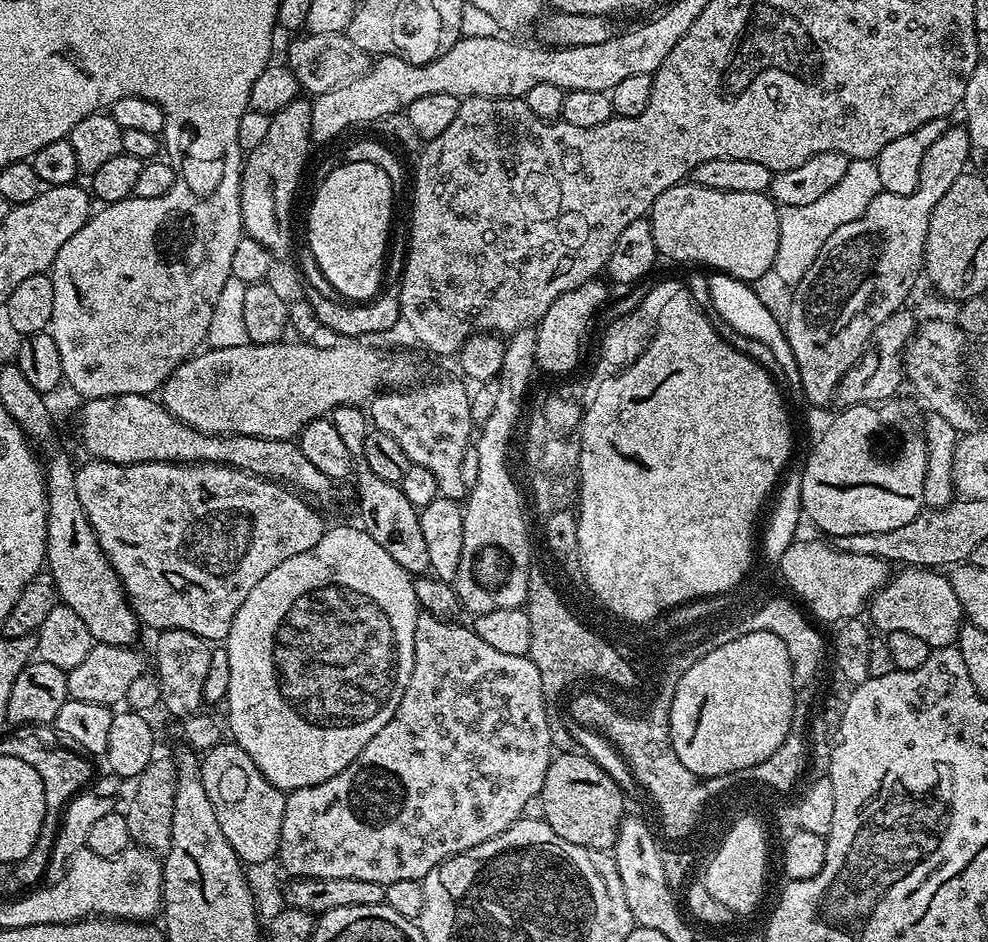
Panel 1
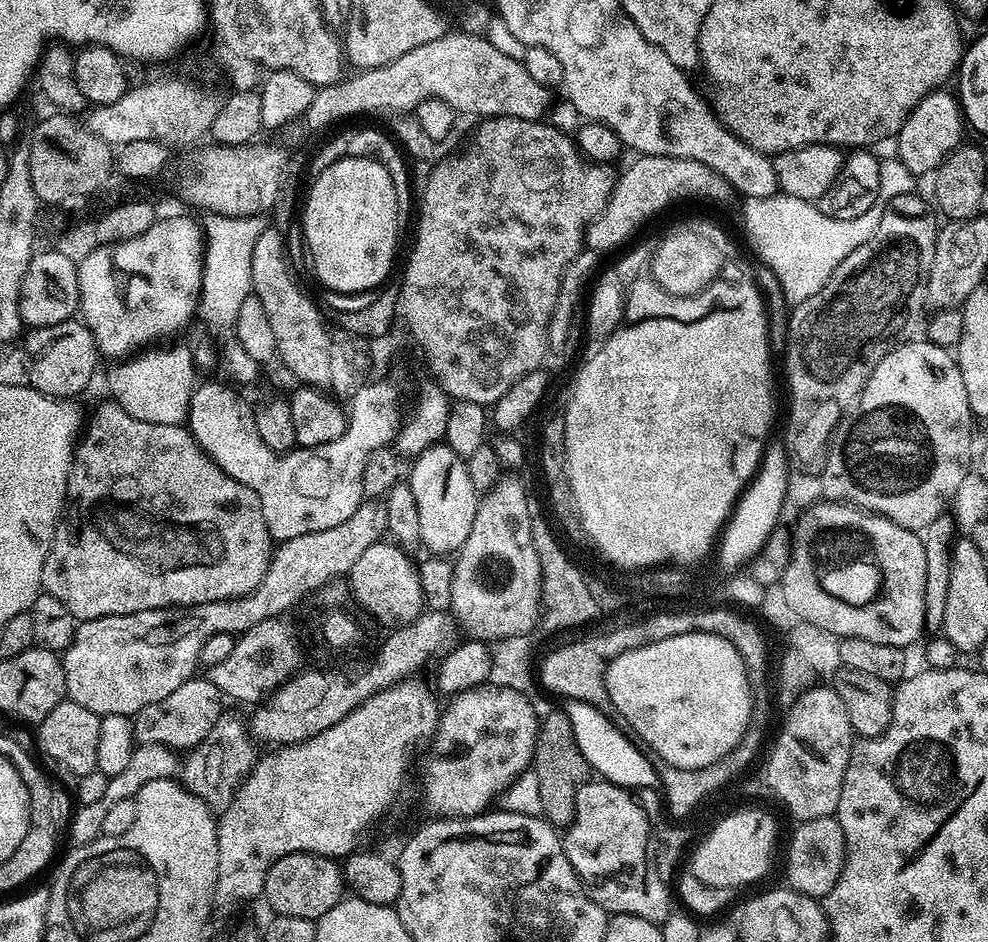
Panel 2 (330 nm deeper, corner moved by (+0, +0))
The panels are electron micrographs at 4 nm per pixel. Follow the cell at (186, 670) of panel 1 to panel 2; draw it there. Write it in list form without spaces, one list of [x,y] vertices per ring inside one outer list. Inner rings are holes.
[[[205,678],[188,680],[174,694],[162,698],[162,702],[150,702],[134,717],[137,741],[141,744],[162,744],[173,750],[191,750],[210,734],[214,722],[222,715],[221,692],[217,686]]]

